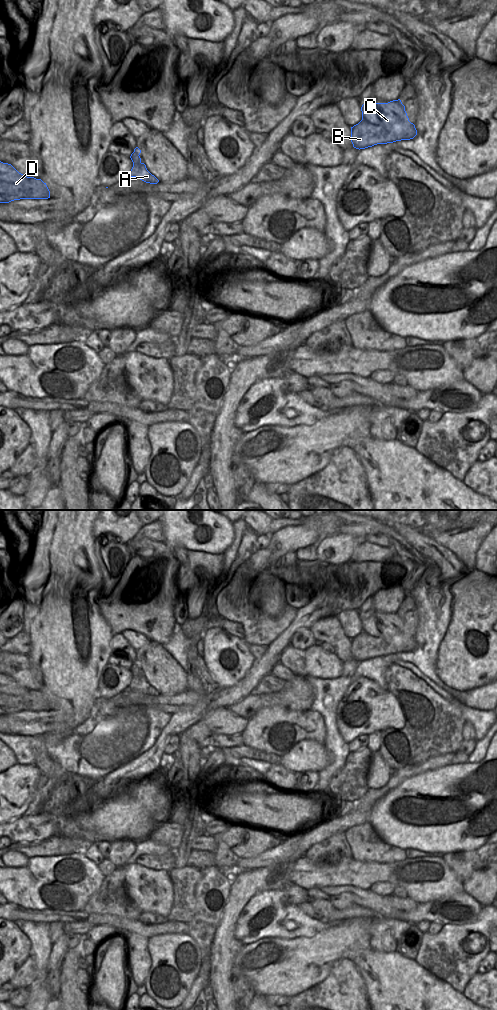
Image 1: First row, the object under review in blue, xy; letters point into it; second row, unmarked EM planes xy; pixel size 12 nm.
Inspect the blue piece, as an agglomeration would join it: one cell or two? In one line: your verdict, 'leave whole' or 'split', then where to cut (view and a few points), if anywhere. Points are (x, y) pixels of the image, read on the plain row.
split | xy (375, 625), (380, 636), (386, 642), (379, 651), (381, 655)

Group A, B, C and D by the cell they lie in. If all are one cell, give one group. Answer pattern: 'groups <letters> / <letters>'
groups A B D / C

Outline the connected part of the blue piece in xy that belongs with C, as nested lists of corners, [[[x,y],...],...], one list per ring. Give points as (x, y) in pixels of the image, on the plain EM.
[[[400,611],[388,615],[363,616],[361,623],[361,633],[369,633],[378,627],[381,638],[387,642],[379,651],[381,656],[410,652],[417,647],[415,637],[409,633],[405,618]]]

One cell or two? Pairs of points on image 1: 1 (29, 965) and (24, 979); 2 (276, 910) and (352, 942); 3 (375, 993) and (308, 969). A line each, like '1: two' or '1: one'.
1: one
2: two
3: two

